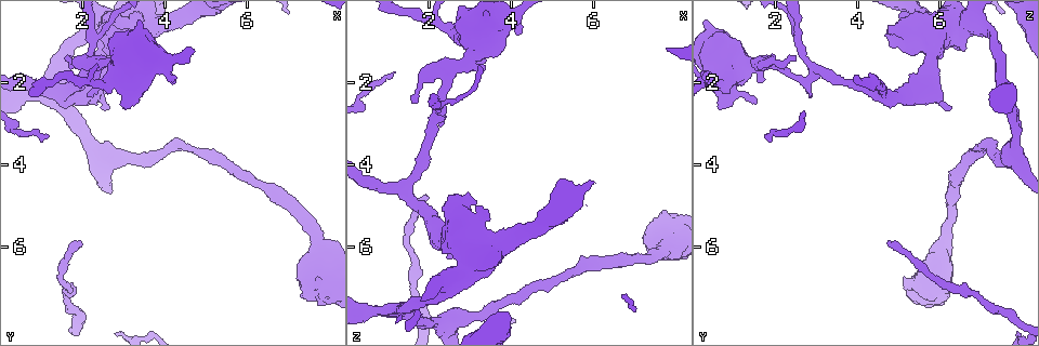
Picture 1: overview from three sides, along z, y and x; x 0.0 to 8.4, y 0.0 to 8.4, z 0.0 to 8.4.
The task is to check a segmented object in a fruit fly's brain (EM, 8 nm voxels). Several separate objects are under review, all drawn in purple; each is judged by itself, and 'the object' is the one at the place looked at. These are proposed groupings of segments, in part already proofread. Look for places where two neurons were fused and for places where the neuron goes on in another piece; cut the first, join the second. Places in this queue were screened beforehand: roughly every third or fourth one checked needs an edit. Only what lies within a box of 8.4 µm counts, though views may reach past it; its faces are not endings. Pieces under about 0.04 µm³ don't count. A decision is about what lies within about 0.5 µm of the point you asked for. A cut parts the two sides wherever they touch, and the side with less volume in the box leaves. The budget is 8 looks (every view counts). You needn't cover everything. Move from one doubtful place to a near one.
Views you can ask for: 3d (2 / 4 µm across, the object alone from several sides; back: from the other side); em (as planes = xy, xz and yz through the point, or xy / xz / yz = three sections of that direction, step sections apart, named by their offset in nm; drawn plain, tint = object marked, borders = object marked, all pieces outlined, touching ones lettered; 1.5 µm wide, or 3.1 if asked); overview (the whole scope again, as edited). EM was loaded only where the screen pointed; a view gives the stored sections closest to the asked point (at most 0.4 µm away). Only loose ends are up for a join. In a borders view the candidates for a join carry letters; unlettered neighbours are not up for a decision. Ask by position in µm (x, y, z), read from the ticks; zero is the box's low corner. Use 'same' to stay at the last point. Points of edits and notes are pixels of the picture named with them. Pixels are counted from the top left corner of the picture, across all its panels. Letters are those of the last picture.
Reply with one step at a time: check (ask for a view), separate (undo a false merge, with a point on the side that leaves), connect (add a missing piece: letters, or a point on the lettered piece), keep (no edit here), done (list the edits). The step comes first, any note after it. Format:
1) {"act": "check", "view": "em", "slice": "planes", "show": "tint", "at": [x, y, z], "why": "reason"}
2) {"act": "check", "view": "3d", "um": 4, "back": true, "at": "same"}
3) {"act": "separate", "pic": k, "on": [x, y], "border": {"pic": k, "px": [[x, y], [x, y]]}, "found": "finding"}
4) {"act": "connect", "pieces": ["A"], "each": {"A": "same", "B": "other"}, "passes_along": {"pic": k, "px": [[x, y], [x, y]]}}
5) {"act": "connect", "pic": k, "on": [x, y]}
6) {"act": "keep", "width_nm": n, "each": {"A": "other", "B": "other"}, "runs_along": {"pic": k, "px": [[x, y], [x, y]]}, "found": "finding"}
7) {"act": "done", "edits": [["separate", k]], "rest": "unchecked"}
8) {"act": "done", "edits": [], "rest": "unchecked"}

{"act": "check", "view": "em", "slice": "yz", "step": 4, "show": "tint", "at": [2.45, 2.60, 6.20], "why": "branch stops here"}

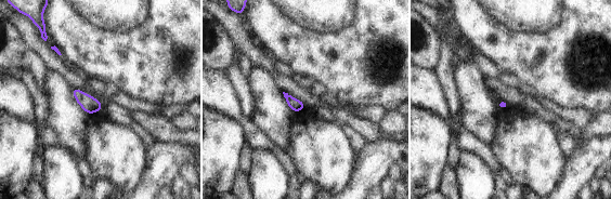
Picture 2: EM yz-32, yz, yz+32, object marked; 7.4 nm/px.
{"act": "check", "view": "em", "slice": "planes", "show": "borders", "at": "same", "why": "cut it another way"}

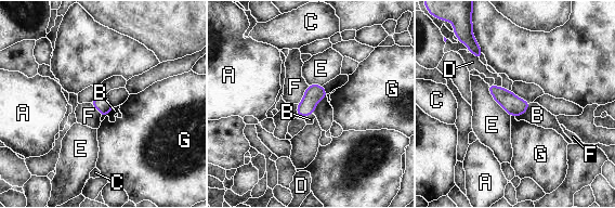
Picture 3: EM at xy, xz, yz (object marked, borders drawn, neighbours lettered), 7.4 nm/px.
{"act": "keep", "each": {"A": "other", "B": "other", "C": "other", "D": "other", "E": "other", "F": "other", "G": "other"}, "border": {"pic": 3, "px": [[309, 86], [298, 104]]}, "found": "none of them fits"}

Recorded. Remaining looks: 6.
{"act": "check", "view": "em", "slice": "xz", "step": 4, "show": "tint", "at": [1.90, 5.90, 4.70], "why": "thin end"}

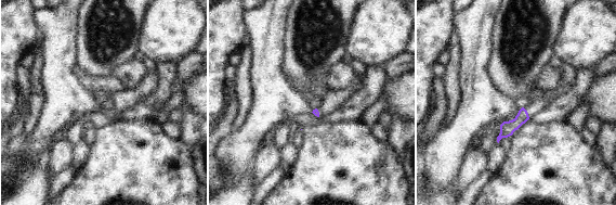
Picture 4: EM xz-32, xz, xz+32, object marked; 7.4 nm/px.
{"act": "check", "view": "em", "slice": "xz", "step": 4, "show": "borders", "at": "same"}

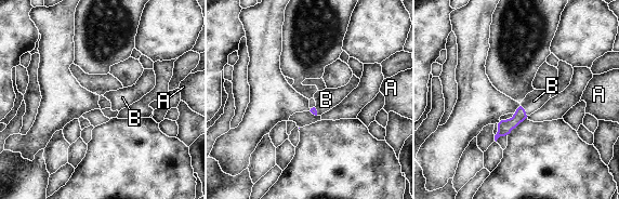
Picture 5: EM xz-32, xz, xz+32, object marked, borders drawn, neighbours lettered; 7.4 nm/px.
{"act": "connect", "pic": 5, "on": [534, 101], "longest_contact_nm": ["B", 120], "each": {"A": "other", "B": "same"}, "found": "the neuron continues"}

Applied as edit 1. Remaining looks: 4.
{"act": "check", "view": "em", "slice": "xz", "step": 8, "show": "borders", "at": [2.30, 1.80, 2.85], "why": "two arms in line, one across"}

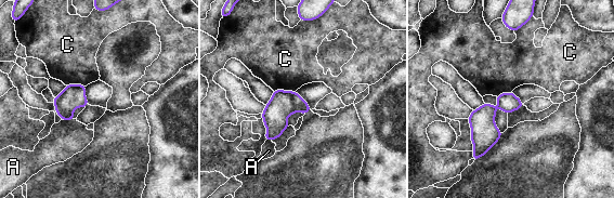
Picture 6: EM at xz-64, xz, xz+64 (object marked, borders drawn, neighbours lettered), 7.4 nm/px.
{"act": "separate", "pic": 6, "on": [301, 106], "each": {"A": "other", "C": "other"}, "found": "a second neuron is stuck on"}

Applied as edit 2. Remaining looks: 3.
{"act": "done", "edits": [["connect", 5], ["separate", 6]], "rest": "unchecked"}

